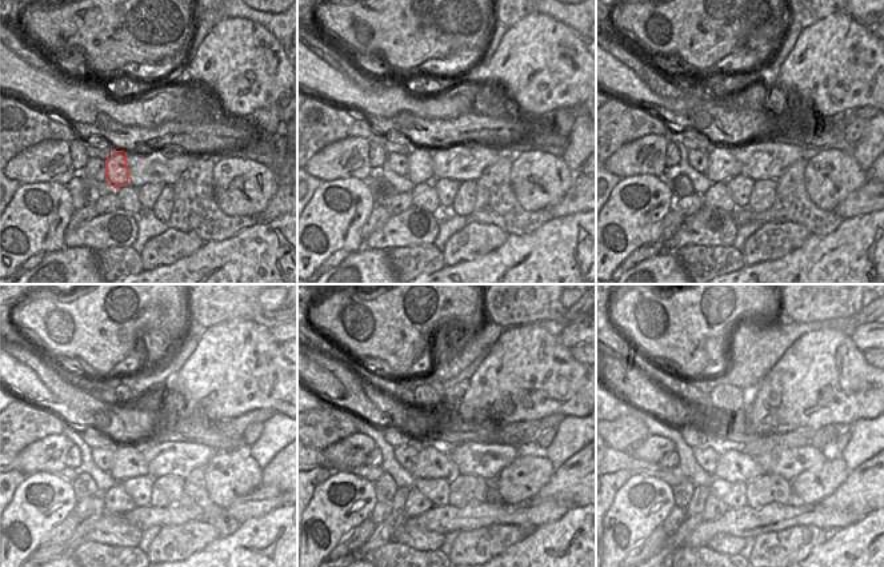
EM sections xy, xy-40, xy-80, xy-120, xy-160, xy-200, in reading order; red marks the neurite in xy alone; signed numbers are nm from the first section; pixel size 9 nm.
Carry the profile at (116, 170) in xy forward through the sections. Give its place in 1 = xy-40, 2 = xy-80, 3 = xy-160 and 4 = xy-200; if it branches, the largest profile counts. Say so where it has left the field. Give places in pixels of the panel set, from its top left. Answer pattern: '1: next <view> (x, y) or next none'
1: next xy-40 (420, 170)
2: next xy-80 (722, 164)
3: next xy-160 (434, 462)
4: next xy-200 (734, 466)

